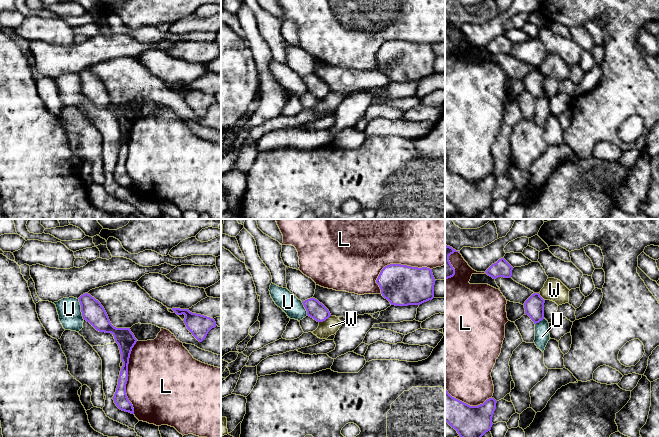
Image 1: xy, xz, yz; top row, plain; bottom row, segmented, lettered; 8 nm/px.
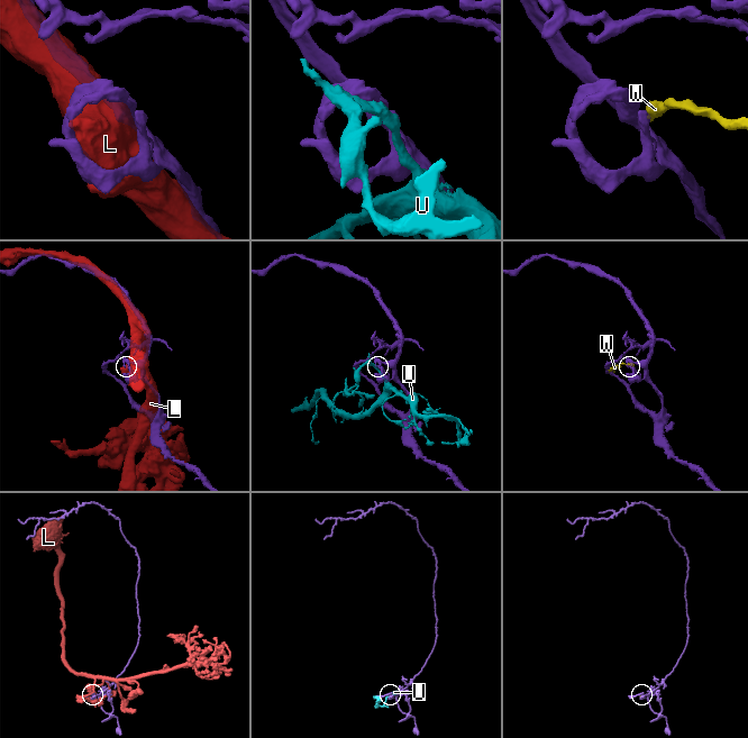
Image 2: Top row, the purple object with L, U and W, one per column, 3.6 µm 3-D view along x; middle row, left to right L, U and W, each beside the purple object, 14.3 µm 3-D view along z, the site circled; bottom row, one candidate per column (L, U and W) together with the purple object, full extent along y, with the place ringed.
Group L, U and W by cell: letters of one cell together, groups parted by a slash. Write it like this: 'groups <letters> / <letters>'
groups L / U / W

